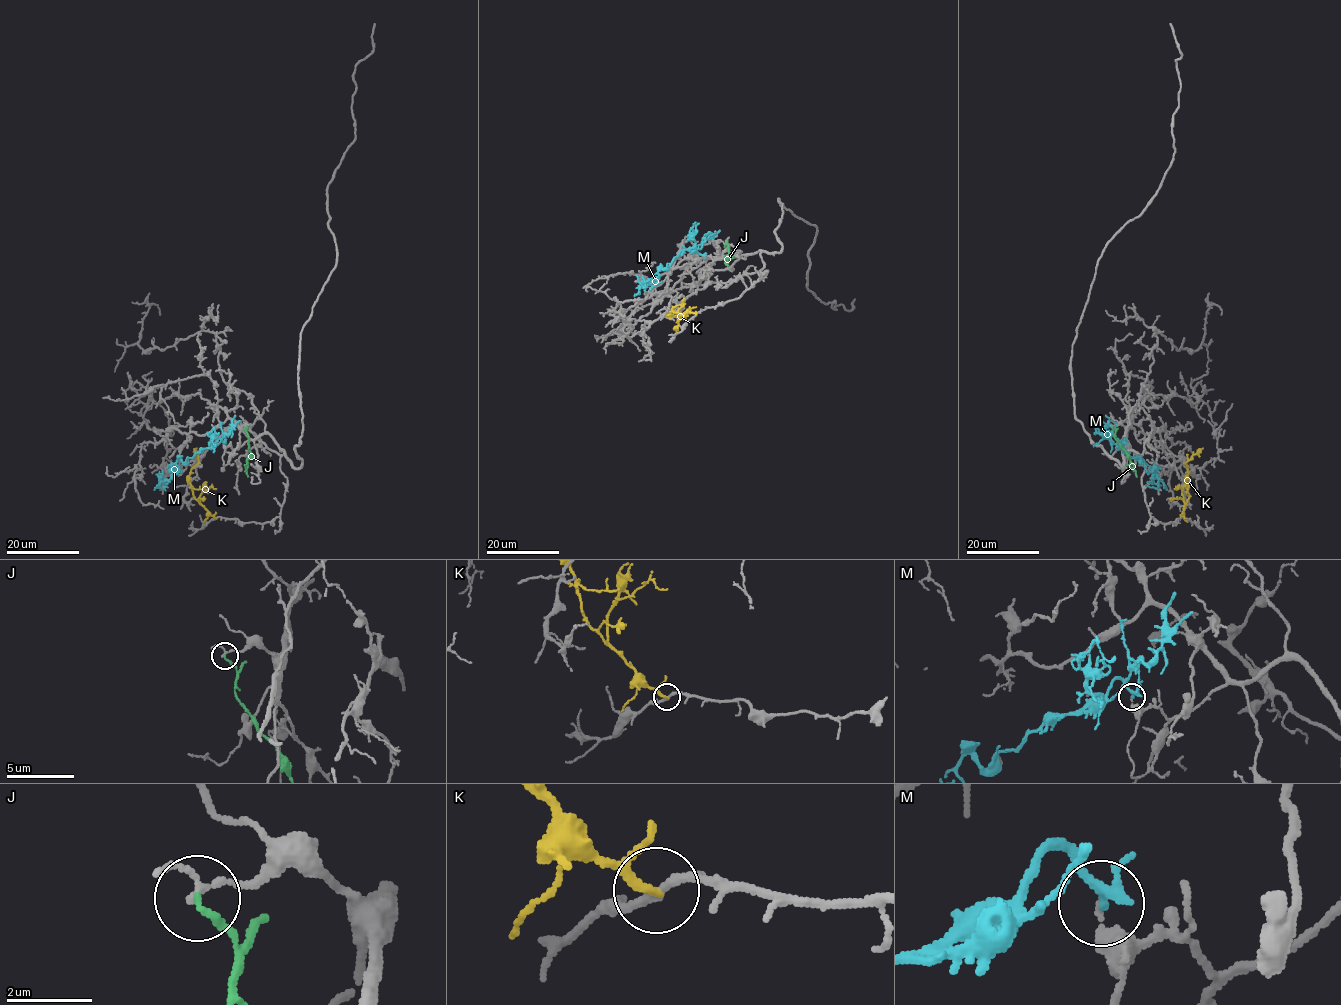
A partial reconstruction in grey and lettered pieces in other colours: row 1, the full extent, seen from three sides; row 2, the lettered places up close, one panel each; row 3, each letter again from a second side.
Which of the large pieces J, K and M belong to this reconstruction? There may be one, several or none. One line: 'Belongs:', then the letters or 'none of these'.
Belongs: none of these

